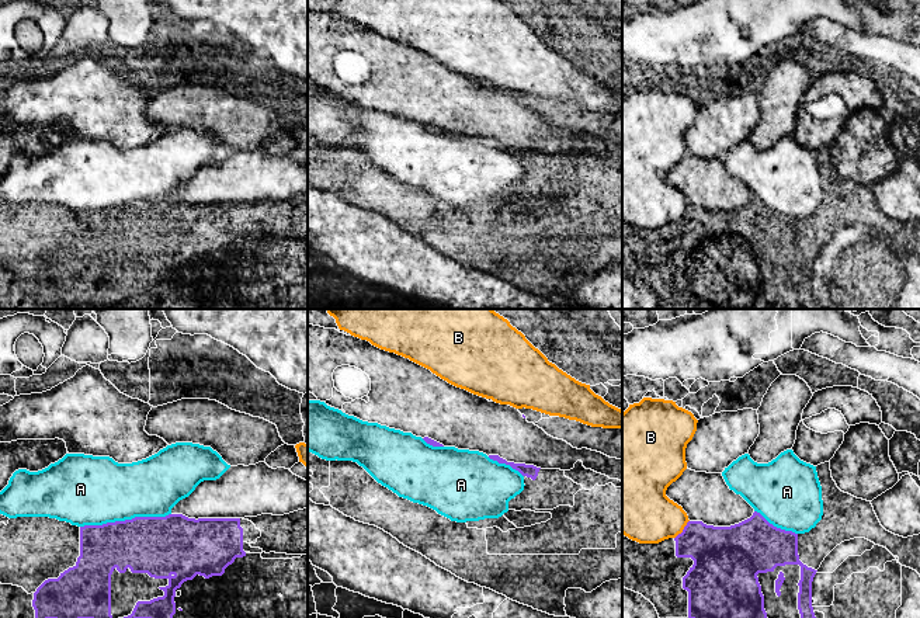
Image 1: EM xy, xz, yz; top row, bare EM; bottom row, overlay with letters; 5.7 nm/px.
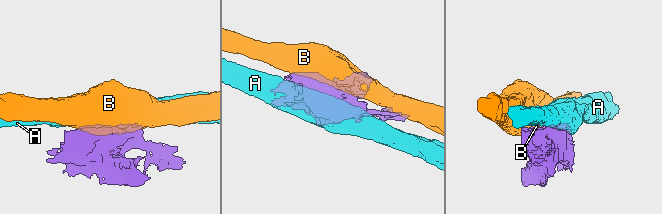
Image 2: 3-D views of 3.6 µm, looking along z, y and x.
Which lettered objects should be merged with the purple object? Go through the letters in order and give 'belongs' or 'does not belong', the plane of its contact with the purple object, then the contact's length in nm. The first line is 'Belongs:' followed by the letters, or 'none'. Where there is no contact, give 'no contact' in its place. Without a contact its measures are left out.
Belongs: none
A: does not belong; meets purple in xy; contact 550 nm long
B: does not belong; meets purple in yz; contact 140 nm long

